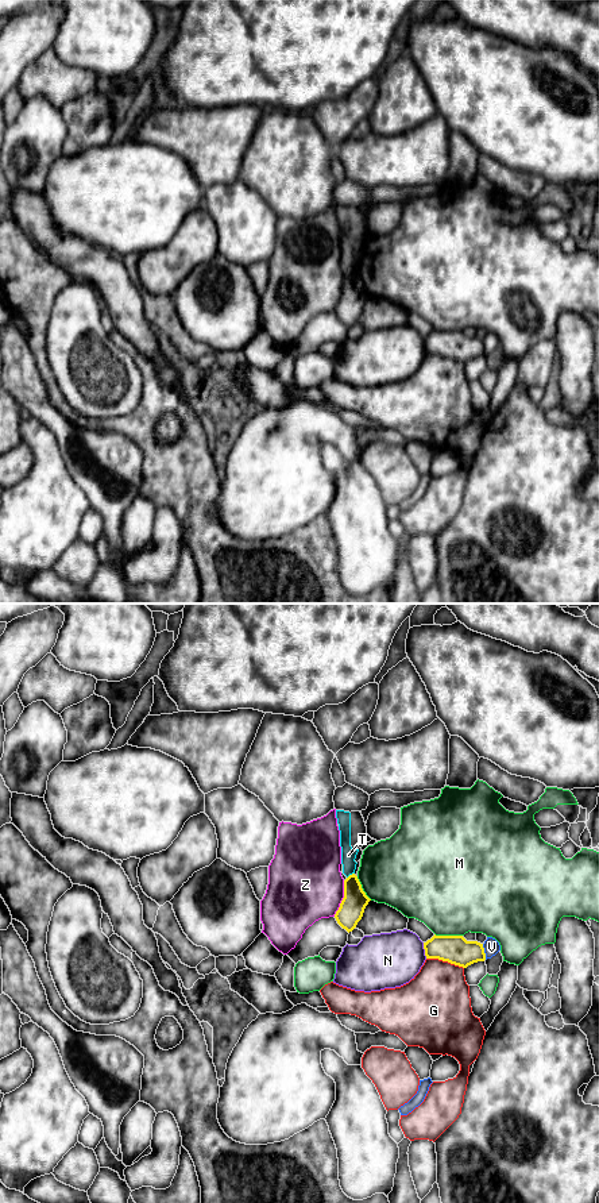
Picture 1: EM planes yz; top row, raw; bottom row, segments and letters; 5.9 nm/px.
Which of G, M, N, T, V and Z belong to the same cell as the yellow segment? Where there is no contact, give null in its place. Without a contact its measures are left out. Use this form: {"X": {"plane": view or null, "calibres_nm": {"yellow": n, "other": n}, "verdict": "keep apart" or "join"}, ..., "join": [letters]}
{"G": {"plane": "yz", "calibres_nm": {"yellow": 170, "other": 380}, "verdict": "keep apart"}, "M": {"plane": "yz", "calibres_nm": {"yellow": 170, "other": 480}, "verdict": "keep apart"}, "N": {"plane": "yz", "calibres_nm": {"yellow": 170, "other": 340}, "verdict": "keep apart"}, "T": {"plane": "yz", "calibres_nm": {"yellow": 150, "other": 90}, "verdict": "keep apart"}, "V": {"plane": "yz", "calibres_nm": {"yellow": 170, "other": 100}, "verdict": "keep apart"}, "Z": {"plane": "yz", "calibres_nm": {"yellow": 150, "other": 440}, "verdict": "keep apart"}, "join": []}

